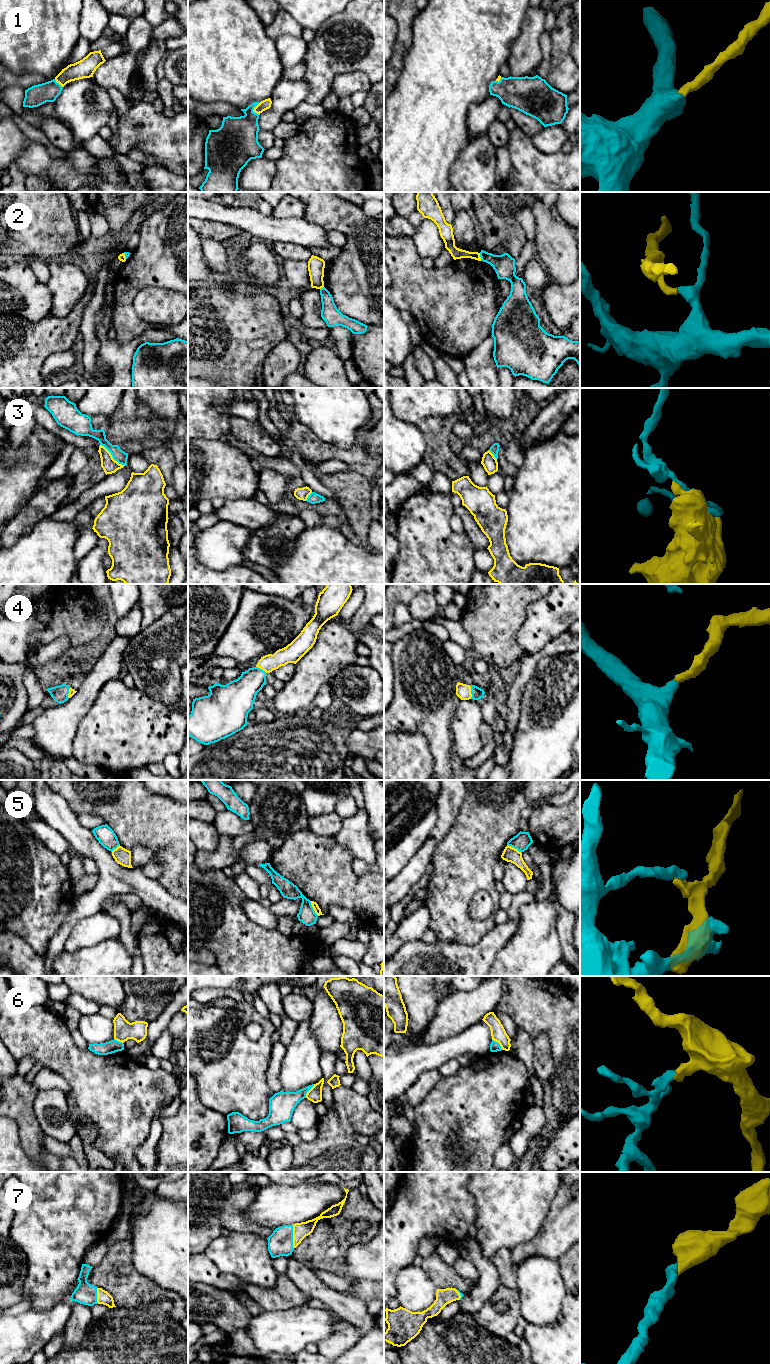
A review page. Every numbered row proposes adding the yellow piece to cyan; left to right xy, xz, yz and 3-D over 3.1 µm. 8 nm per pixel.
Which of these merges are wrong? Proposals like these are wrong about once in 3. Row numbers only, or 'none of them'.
2, 3, 5, 6

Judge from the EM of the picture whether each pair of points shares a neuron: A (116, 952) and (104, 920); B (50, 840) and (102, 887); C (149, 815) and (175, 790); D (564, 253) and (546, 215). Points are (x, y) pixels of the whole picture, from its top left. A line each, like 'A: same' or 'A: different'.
A: different
B: different
C: different
D: same

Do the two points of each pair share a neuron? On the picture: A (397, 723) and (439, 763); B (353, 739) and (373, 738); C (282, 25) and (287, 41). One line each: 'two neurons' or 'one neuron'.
A: one neuron
B: one neuron
C: two neurons

